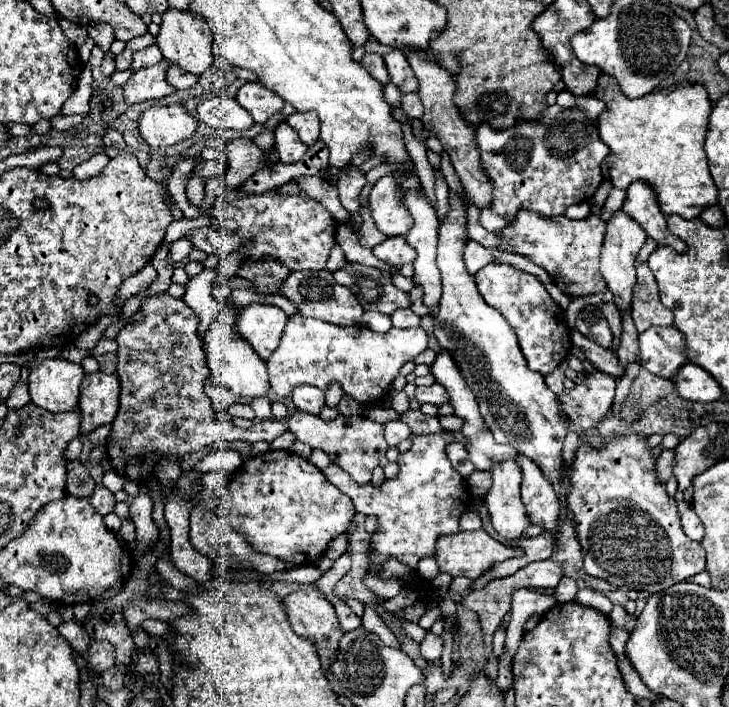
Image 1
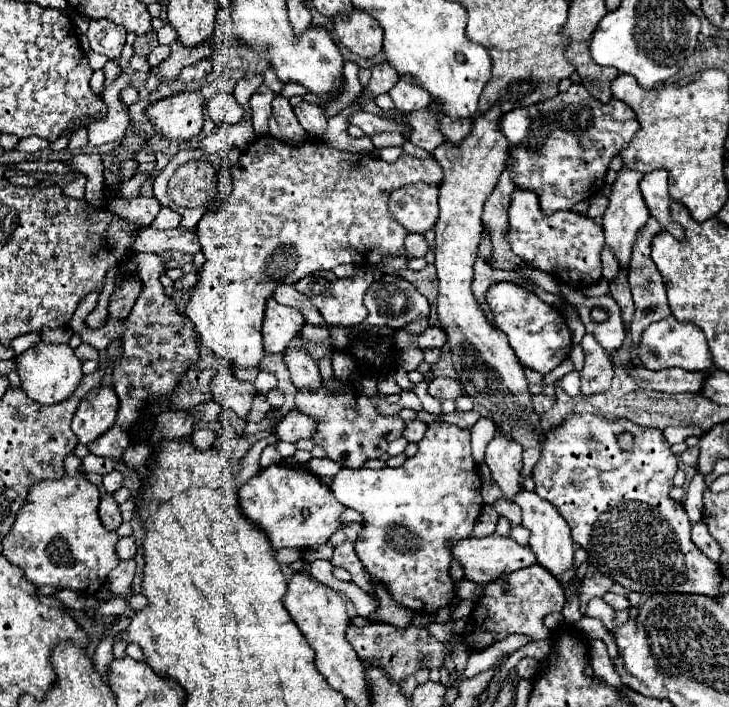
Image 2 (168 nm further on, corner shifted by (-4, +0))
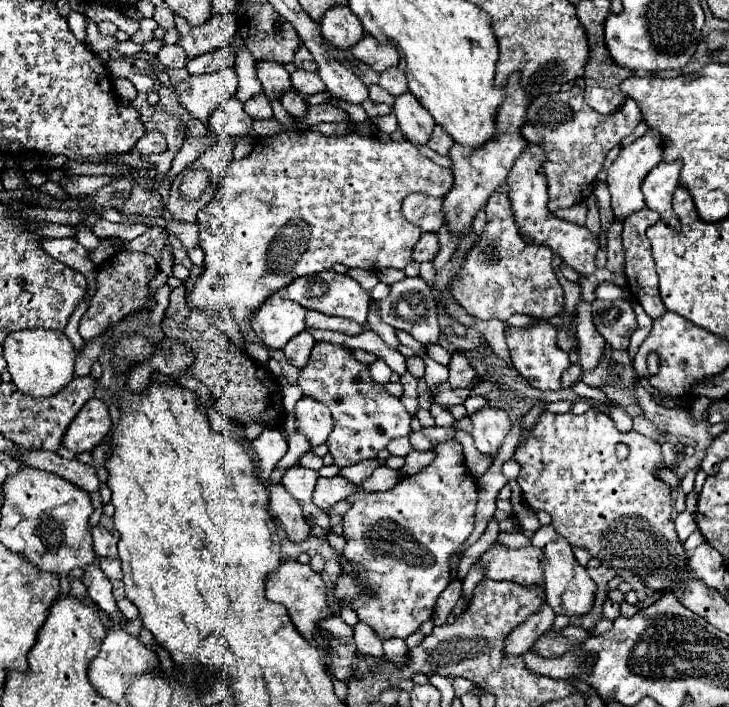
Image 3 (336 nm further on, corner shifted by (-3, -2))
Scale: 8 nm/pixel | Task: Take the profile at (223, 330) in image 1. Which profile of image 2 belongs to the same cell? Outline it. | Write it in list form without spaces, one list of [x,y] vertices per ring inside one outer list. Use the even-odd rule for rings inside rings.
[[[259,136],[255,142],[251,142],[247,146],[247,150],[241,154],[239,162],[231,168],[233,174],[233,192],[221,202],[215,204],[213,208],[209,208],[203,218],[197,224],[197,232],[201,238],[201,246],[203,246],[203,254],[207,258],[207,262],[203,264],[203,268],[199,270],[199,284],[193,288],[193,296],[185,308],[185,314],[191,318],[191,322],[195,324],[195,332],[199,336],[199,342],[203,348],[209,348],[211,352],[231,360],[231,364],[235,368],[247,370],[247,368],[261,368],[263,362],[263,340],[261,340],[261,322],[263,322],[263,312],[265,312],[265,302],[269,298],[269,294],[273,292],[273,288],[277,286],[277,282],[287,282],[293,284],[297,280],[301,280],[303,276],[317,272],[317,270],[333,270],[339,264],[357,264],[357,266],[375,266],[385,254],[397,254],[397,256],[405,256],[405,228],[395,222],[387,210],[387,198],[393,190],[405,186],[405,184],[413,184],[413,182],[431,182],[431,184],[441,184],[443,180],[443,170],[437,164],[435,158],[413,158],[407,154],[401,154],[399,160],[395,164],[387,164],[371,154],[351,154],[351,152],[341,152],[335,148],[325,146],[323,142],[305,142],[301,146],[289,146],[283,142],[273,140],[271,136]]]

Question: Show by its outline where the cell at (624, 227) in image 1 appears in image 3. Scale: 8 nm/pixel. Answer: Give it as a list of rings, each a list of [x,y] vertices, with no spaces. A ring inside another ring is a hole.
[[[648,128],[648,132],[642,138],[634,140],[632,144],[628,144],[620,150],[616,160],[608,168],[608,180],[606,180],[610,194],[612,194],[612,210],[618,220],[624,220],[624,216],[630,216],[632,212],[636,212],[640,208],[646,208],[646,200],[644,200],[640,186],[642,186],[642,180],[646,178],[646,174],[660,160],[662,160],[662,134],[654,128]]]

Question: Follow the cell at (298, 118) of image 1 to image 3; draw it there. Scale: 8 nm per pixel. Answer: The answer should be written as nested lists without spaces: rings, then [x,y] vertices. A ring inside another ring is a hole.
[[[288,88],[288,90],[284,90],[284,92],[282,92],[280,102],[282,102],[282,106],[286,108],[286,112],[288,112],[288,114],[292,114],[292,116],[296,116],[296,118],[300,118],[300,116],[304,116],[304,114],[306,114],[308,104],[306,104],[306,102],[300,98],[300,94],[298,94],[298,92],[294,92],[292,88]]]

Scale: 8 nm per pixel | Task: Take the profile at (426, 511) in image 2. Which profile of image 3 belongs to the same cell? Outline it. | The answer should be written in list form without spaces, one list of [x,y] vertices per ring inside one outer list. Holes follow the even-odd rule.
[[[448,440],[438,444],[434,462],[414,476],[404,476],[392,490],[352,494],[350,510],[344,514],[346,548],[342,556],[358,574],[358,588],[334,588],[338,606],[350,604],[360,622],[368,624],[384,642],[388,638],[406,638],[432,618],[440,592],[450,584],[450,556],[466,542],[474,530],[474,512],[478,502],[476,480],[464,466],[460,442]]]

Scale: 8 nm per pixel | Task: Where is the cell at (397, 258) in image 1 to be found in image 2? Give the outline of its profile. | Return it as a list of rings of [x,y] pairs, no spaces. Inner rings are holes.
[[[407,234],[405,252],[407,252],[407,258],[425,258],[425,254],[427,254],[425,236],[423,234]]]

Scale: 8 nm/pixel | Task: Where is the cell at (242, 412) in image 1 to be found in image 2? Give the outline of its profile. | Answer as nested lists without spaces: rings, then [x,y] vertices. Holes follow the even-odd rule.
[[[257,394],[257,396],[253,398],[251,410],[249,410],[249,414],[247,414],[247,422],[261,422],[261,420],[267,416],[269,410],[271,410],[271,404],[267,402],[267,398],[261,396],[261,394]]]

